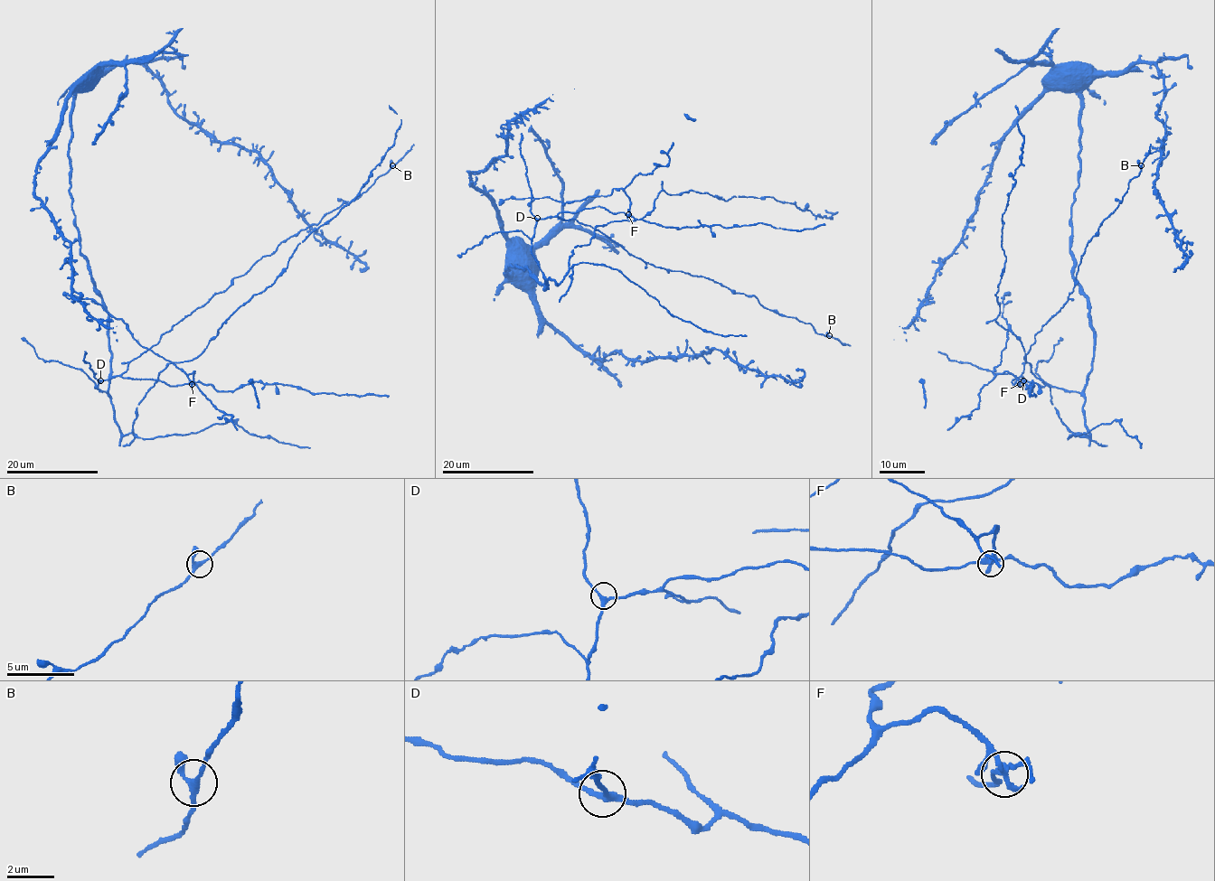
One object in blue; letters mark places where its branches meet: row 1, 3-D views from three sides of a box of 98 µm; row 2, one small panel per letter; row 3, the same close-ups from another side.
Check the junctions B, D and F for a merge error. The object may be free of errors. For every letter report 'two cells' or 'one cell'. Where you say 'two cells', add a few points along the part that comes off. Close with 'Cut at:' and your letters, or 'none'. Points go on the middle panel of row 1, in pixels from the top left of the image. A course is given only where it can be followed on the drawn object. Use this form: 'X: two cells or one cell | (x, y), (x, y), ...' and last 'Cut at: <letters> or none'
B: one cell
D: one cell
F: two cells | (628, 215), (630, 202), (621, 189), (569, 202), (546, 196), (508, 198), (499, 204)
Cut at: F

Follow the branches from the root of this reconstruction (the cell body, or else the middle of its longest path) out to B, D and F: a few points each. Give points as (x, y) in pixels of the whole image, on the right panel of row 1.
B: (1084, 291), (1094, 339), (1086, 387), (1077, 392), (1025, 381), (1035, 335), (1072, 292), (1086, 244), (1141, 165)
D: (1084, 291), (1094, 339), (1093, 370), (1086, 387), (1077, 392), (1023, 380)
F: (1084, 291), (1094, 339), (1093, 370), (1086, 387), (1077, 392), (1028, 382), (1021, 375), (1012, 381), (1020, 383)

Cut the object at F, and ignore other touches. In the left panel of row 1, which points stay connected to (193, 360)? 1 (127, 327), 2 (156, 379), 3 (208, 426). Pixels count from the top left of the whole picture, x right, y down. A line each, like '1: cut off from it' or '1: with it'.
1: cut off from it
2: with it
3: with it

